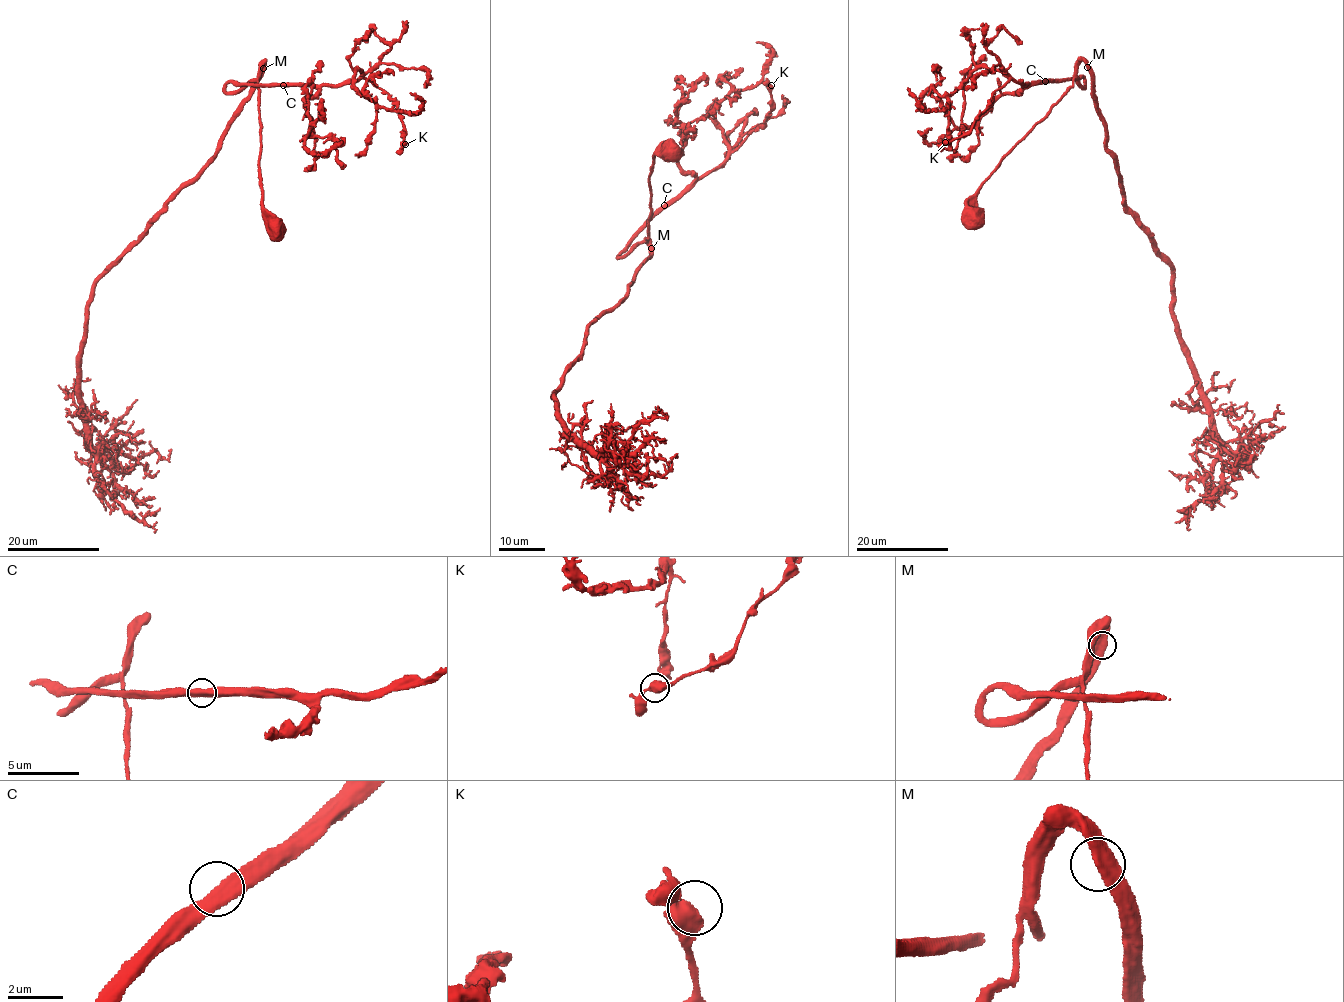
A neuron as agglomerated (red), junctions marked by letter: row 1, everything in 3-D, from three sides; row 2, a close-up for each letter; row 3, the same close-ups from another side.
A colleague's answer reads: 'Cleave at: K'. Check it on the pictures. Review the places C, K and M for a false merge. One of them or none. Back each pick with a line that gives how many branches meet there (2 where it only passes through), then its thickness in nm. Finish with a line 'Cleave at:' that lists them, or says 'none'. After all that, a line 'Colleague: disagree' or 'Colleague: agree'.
Cleave at: none
Colleague: disagree

